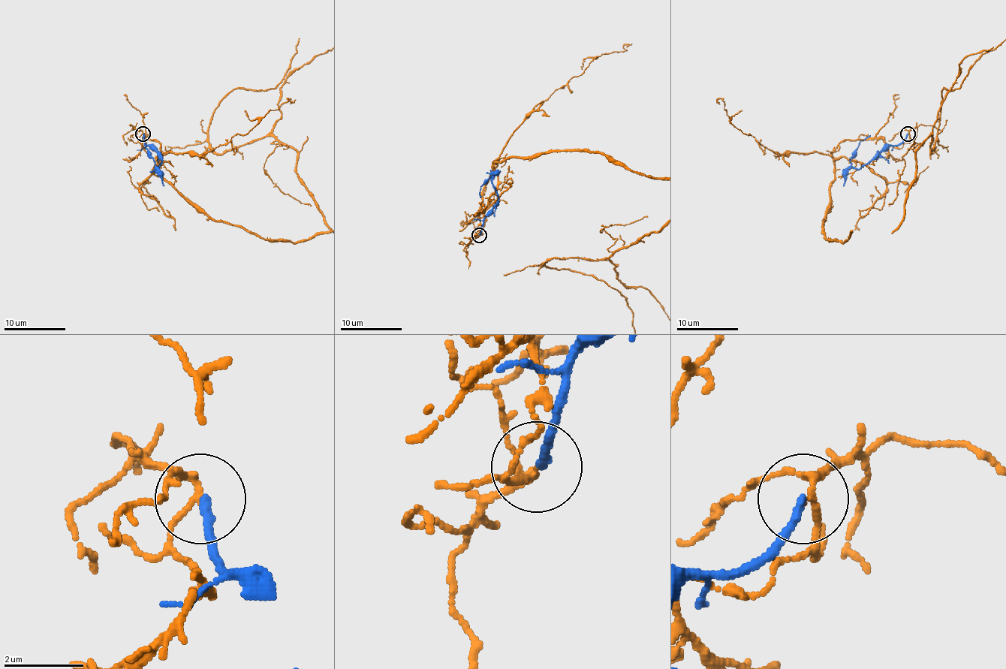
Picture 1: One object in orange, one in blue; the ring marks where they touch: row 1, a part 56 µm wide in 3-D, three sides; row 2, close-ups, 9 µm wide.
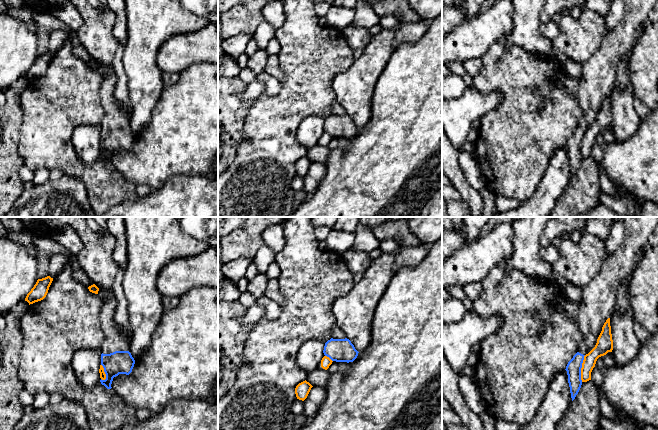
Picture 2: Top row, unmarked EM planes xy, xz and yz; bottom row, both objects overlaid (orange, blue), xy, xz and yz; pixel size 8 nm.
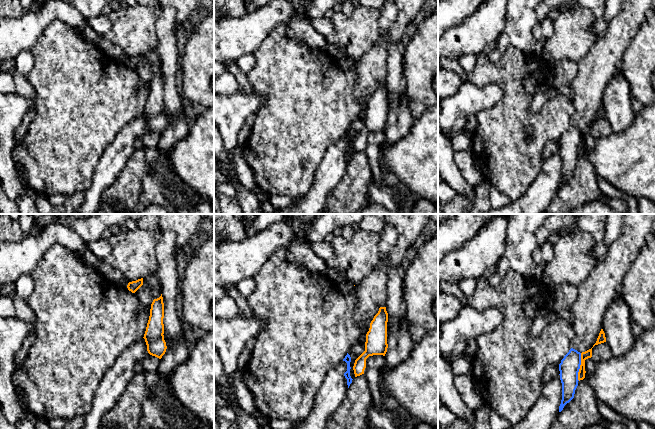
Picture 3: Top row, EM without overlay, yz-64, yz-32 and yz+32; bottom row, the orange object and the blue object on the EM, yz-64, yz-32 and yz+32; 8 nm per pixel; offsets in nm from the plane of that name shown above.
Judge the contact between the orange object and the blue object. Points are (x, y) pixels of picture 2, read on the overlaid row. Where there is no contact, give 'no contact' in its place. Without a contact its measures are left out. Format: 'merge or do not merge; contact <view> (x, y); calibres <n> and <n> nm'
do not merge; contact yz (581, 368); calibres 120 and 120 nm

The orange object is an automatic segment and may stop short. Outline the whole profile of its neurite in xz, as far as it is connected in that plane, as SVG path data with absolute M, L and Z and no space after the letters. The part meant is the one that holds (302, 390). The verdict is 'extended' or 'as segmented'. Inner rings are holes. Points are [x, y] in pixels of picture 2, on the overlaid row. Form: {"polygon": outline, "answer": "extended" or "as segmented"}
{"polygon": "M306 380L299 383L295 388L297 399L304 401L307 398L312 387L313 386Z", "answer": "as segmented"}

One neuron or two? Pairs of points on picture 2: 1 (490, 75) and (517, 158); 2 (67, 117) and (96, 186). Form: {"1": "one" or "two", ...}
{"1": "one", "2": "one"}

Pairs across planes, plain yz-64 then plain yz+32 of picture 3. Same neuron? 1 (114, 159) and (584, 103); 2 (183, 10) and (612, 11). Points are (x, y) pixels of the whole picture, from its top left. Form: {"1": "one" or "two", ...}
{"1": "two", "2": "two"}

